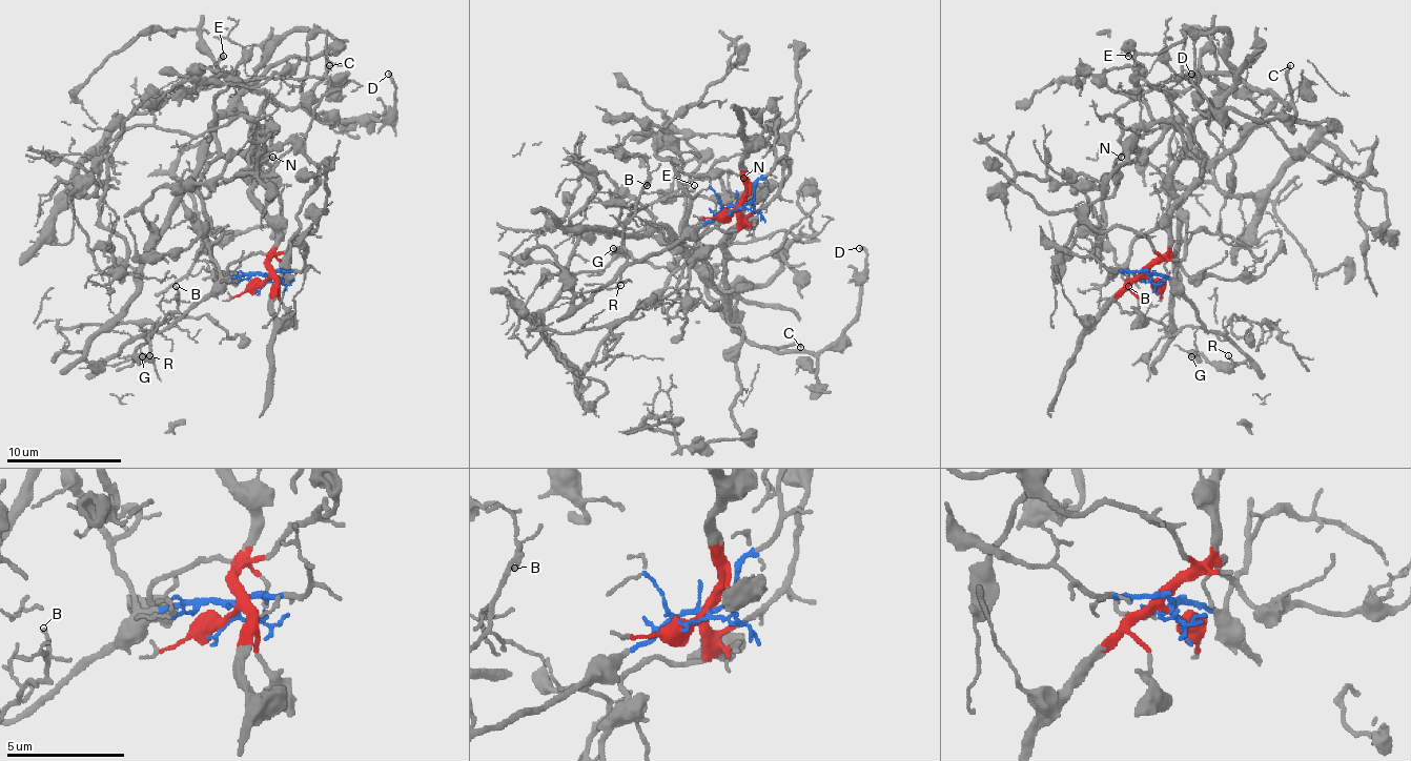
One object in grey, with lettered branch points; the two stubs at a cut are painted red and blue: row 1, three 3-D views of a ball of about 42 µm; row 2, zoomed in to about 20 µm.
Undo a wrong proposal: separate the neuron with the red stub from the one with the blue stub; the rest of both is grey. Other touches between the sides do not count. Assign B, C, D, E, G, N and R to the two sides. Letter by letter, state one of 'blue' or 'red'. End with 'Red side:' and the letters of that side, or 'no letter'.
B: blue
C: red
D: red
E: blue
G: blue
N: red
R: blue
Red side: C, D, N

